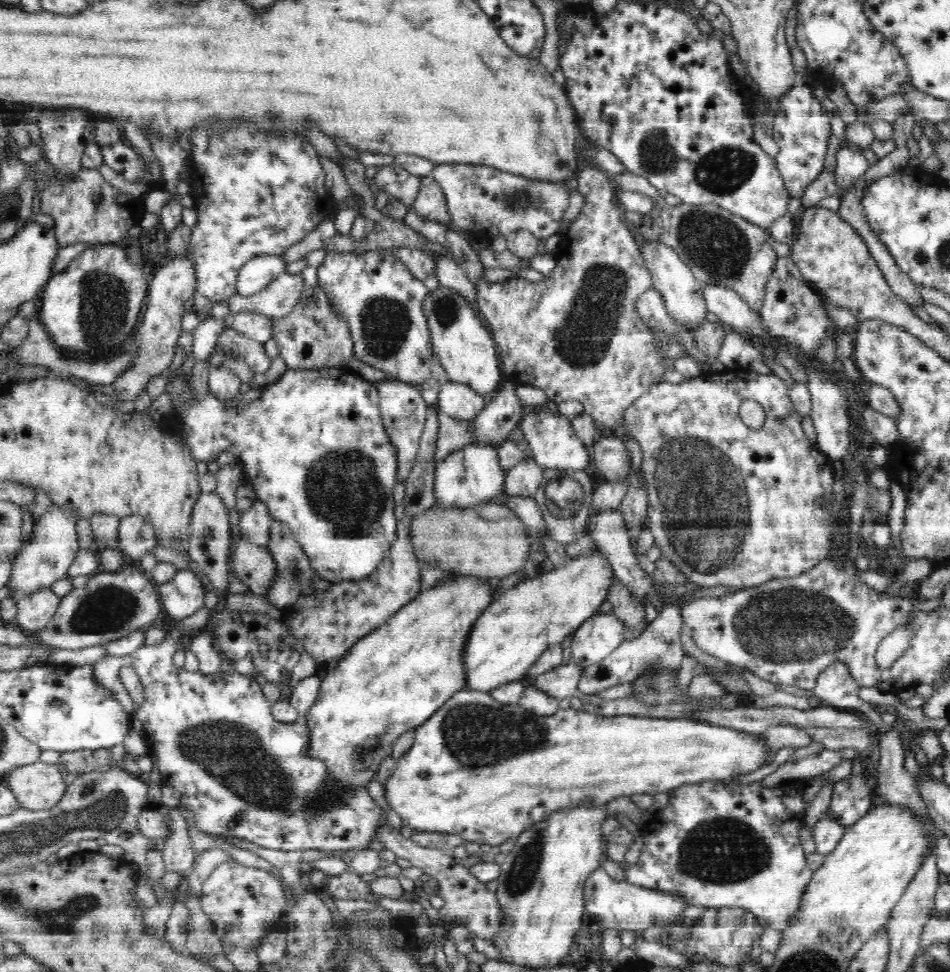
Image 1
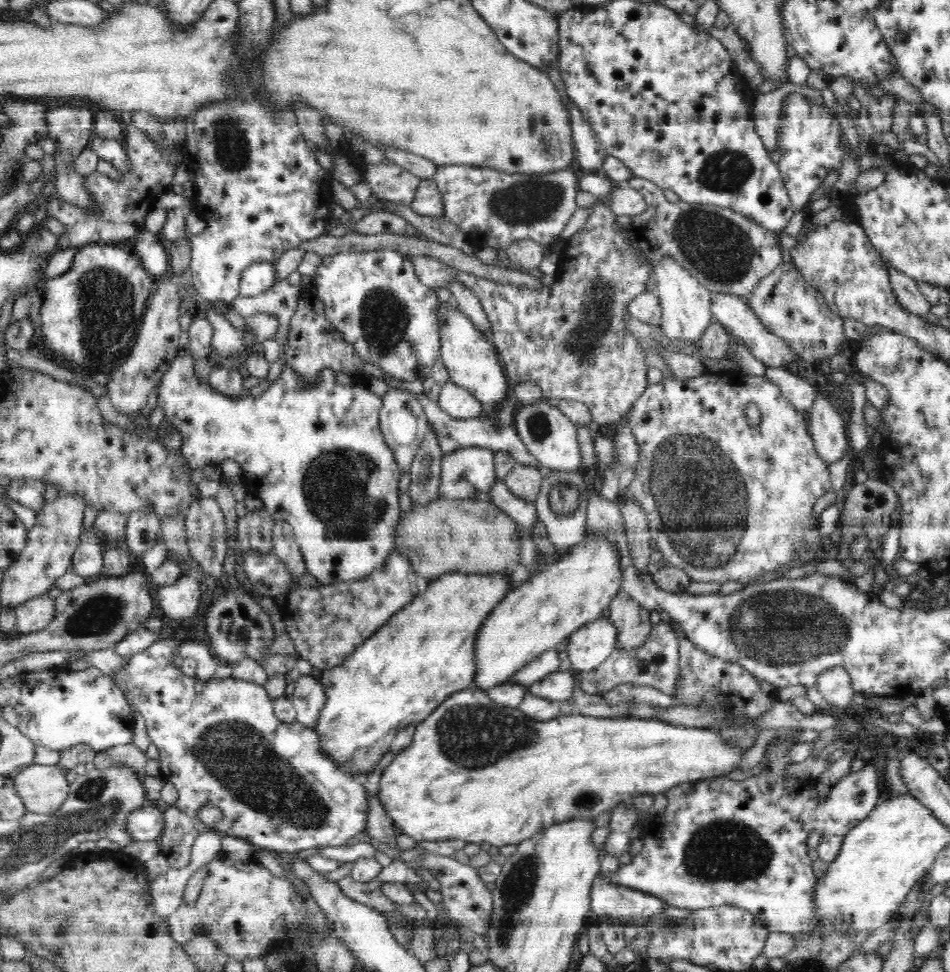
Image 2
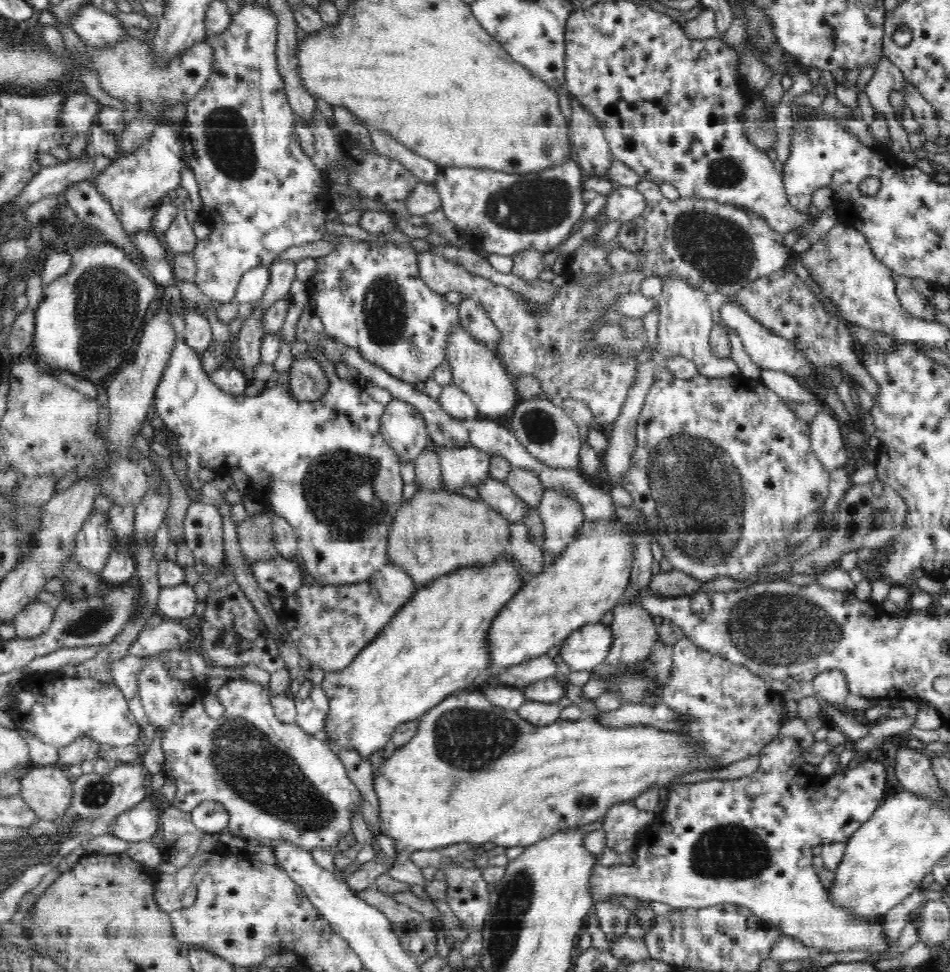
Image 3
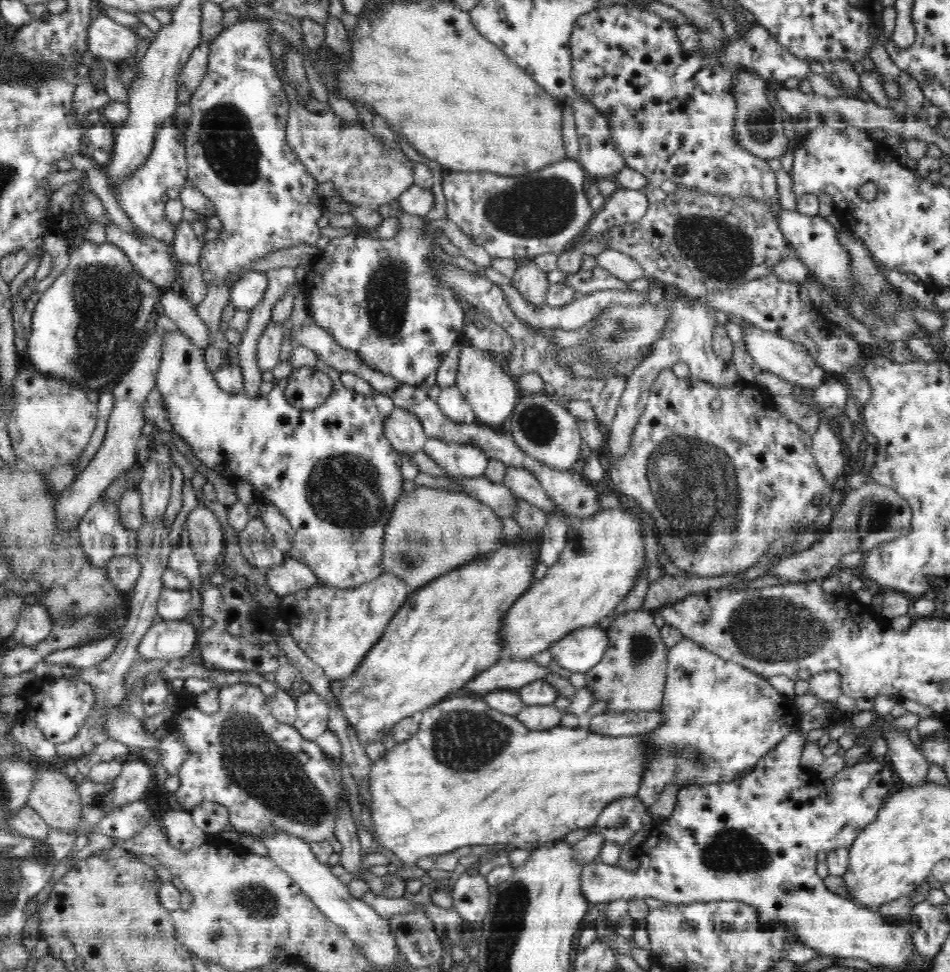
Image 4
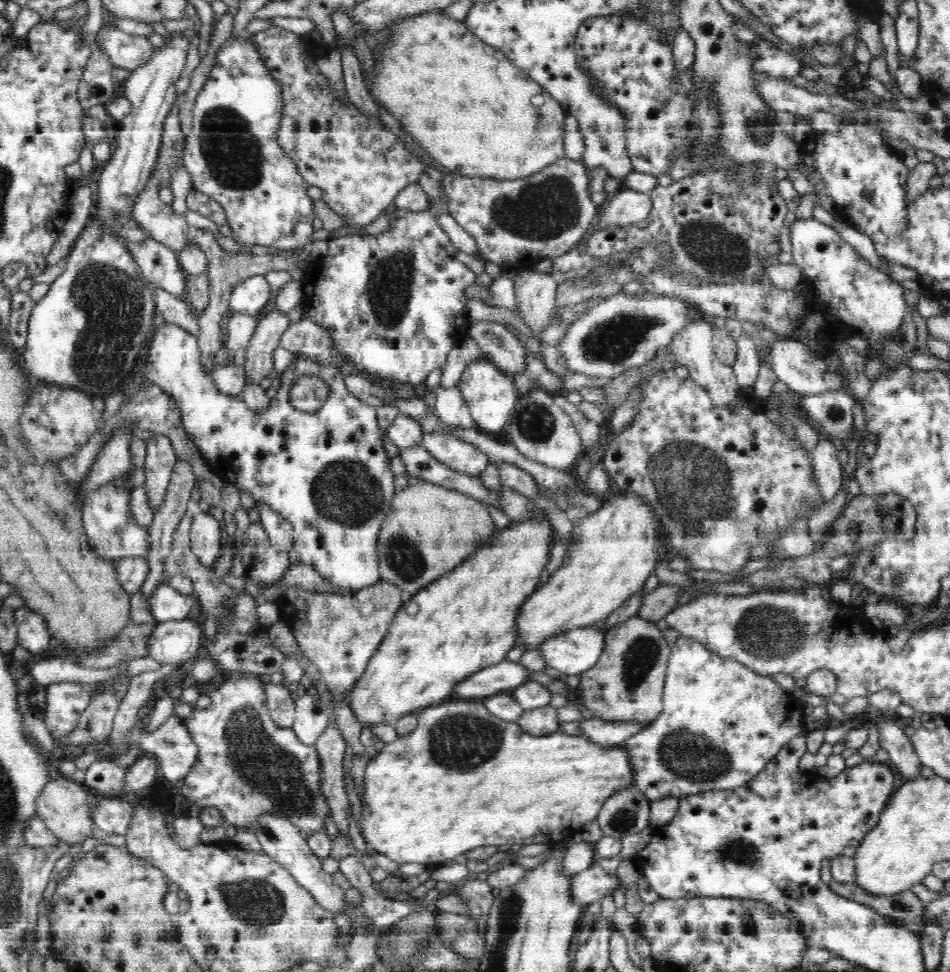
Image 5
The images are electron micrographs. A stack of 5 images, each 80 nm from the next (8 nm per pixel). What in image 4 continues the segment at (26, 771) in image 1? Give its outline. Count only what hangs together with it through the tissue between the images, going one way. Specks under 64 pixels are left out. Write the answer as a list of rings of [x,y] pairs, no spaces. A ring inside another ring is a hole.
[[[42,768],[29,792],[27,805],[49,827],[62,831],[73,831],[82,819],[77,784],[63,771]]]

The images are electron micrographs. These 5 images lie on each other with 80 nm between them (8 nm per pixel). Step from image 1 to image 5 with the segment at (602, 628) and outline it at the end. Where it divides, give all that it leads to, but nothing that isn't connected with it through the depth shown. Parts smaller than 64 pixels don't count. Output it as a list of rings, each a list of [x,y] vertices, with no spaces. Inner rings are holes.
[[[580,627],[556,634],[538,646],[546,667],[563,674],[580,675],[593,668],[604,652],[605,633],[601,629]]]

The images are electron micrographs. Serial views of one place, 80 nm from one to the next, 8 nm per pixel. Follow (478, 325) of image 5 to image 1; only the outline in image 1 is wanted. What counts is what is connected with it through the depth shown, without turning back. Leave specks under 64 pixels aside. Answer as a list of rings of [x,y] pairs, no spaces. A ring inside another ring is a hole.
[[[436,255],[433,257],[435,262],[435,276],[439,280],[440,285],[444,285],[450,289],[460,293],[470,305],[476,310],[476,287],[468,280],[465,270],[454,259],[444,255]]]

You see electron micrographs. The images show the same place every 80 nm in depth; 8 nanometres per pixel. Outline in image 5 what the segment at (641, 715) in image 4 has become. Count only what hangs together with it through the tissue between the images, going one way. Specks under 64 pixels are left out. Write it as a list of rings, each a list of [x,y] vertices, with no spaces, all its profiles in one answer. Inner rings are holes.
[[[596,717],[580,721],[581,734],[588,737],[596,745],[606,748],[624,745],[630,736],[644,730],[648,725],[648,723],[636,720],[612,722]]]

